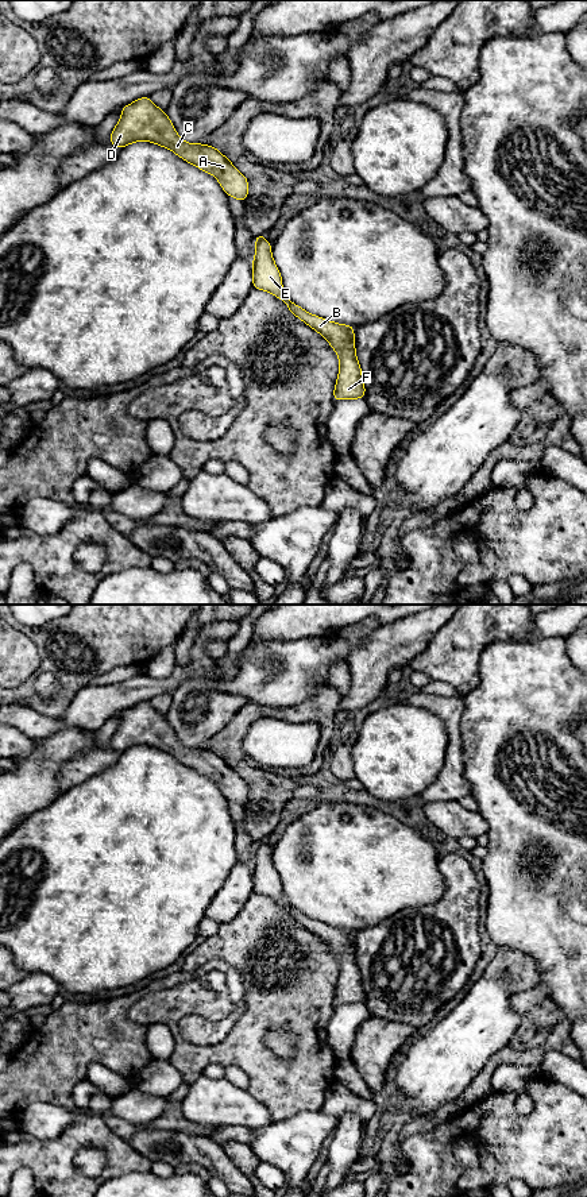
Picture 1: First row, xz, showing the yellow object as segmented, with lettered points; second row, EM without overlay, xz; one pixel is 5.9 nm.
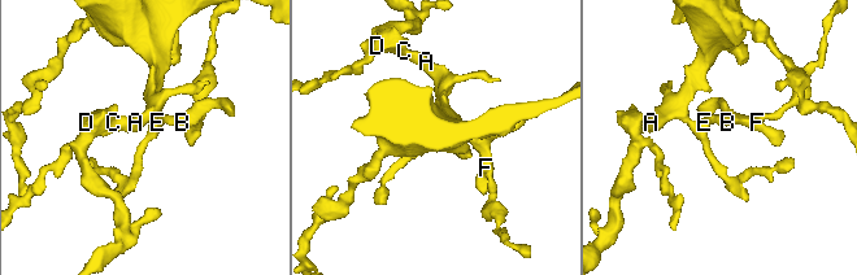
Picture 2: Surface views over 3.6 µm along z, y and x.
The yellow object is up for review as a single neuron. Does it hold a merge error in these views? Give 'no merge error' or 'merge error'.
no merge error

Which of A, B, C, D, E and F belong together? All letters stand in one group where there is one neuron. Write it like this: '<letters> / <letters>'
A B C D E F

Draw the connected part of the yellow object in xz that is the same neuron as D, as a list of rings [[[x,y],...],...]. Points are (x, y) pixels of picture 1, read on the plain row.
[[[147,700],[121,713],[121,722],[109,742],[109,748],[117,753],[140,745],[171,754],[184,765],[215,780],[228,800],[242,807],[246,804],[248,785],[229,764],[212,750],[184,746],[166,717],[155,711]]]

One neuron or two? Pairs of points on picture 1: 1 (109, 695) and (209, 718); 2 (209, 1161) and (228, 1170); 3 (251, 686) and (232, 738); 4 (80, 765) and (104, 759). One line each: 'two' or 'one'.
1: two
2: one
3: two
4: one

